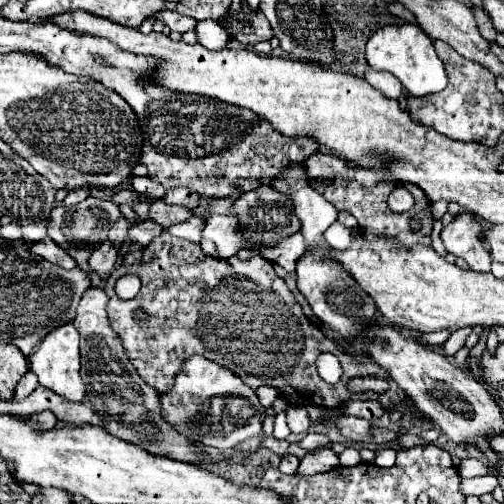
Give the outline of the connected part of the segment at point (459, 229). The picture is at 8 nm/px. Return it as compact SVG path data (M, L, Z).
M469 211L453 217L453 221L441 231L447 253L465 259L473 271L488 273L491 271L491 257L481 235L483 227L477 221L477 215Z

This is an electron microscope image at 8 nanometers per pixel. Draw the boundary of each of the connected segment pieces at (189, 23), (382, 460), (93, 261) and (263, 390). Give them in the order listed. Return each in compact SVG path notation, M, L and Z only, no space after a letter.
M159 11L155 17L161 19L171 31L177 31L177 33L193 31L195 25L197 25L197 21L193 21L193 17L179 15L179 13L175 13L175 11Z
M381 449L381 451L377 451L377 457L373 463L379 467L389 467L389 465L393 465L395 455L397 455L395 449Z
M105 241L99 249L95 249L89 257L89 265L91 269L95 269L103 279L115 269L115 257L117 257L117 249L113 247L111 241Z
M261 385L261 387L257 389L257 395L259 395L259 399L261 399L261 405L263 405L263 407L269 407L269 405L275 401L275 397L279 395L279 391L277 391L275 387Z

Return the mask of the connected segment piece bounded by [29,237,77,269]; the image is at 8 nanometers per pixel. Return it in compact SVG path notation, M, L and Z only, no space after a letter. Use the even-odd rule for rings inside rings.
M45 237L39 243L29 243L31 251L37 253L39 257L63 267L63 269L75 269L77 261L73 261L73 257L69 257L69 253L65 253L65 249L61 249L57 243L53 243L53 239Z

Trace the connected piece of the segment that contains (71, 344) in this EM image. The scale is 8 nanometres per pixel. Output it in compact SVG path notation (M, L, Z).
M71 321L61 325L61 329L53 329L53 333L47 333L41 345L29 355L29 369L37 375L39 385L53 389L57 395L69 401L81 401L85 395L85 383L81 381L79 367L79 333Z

